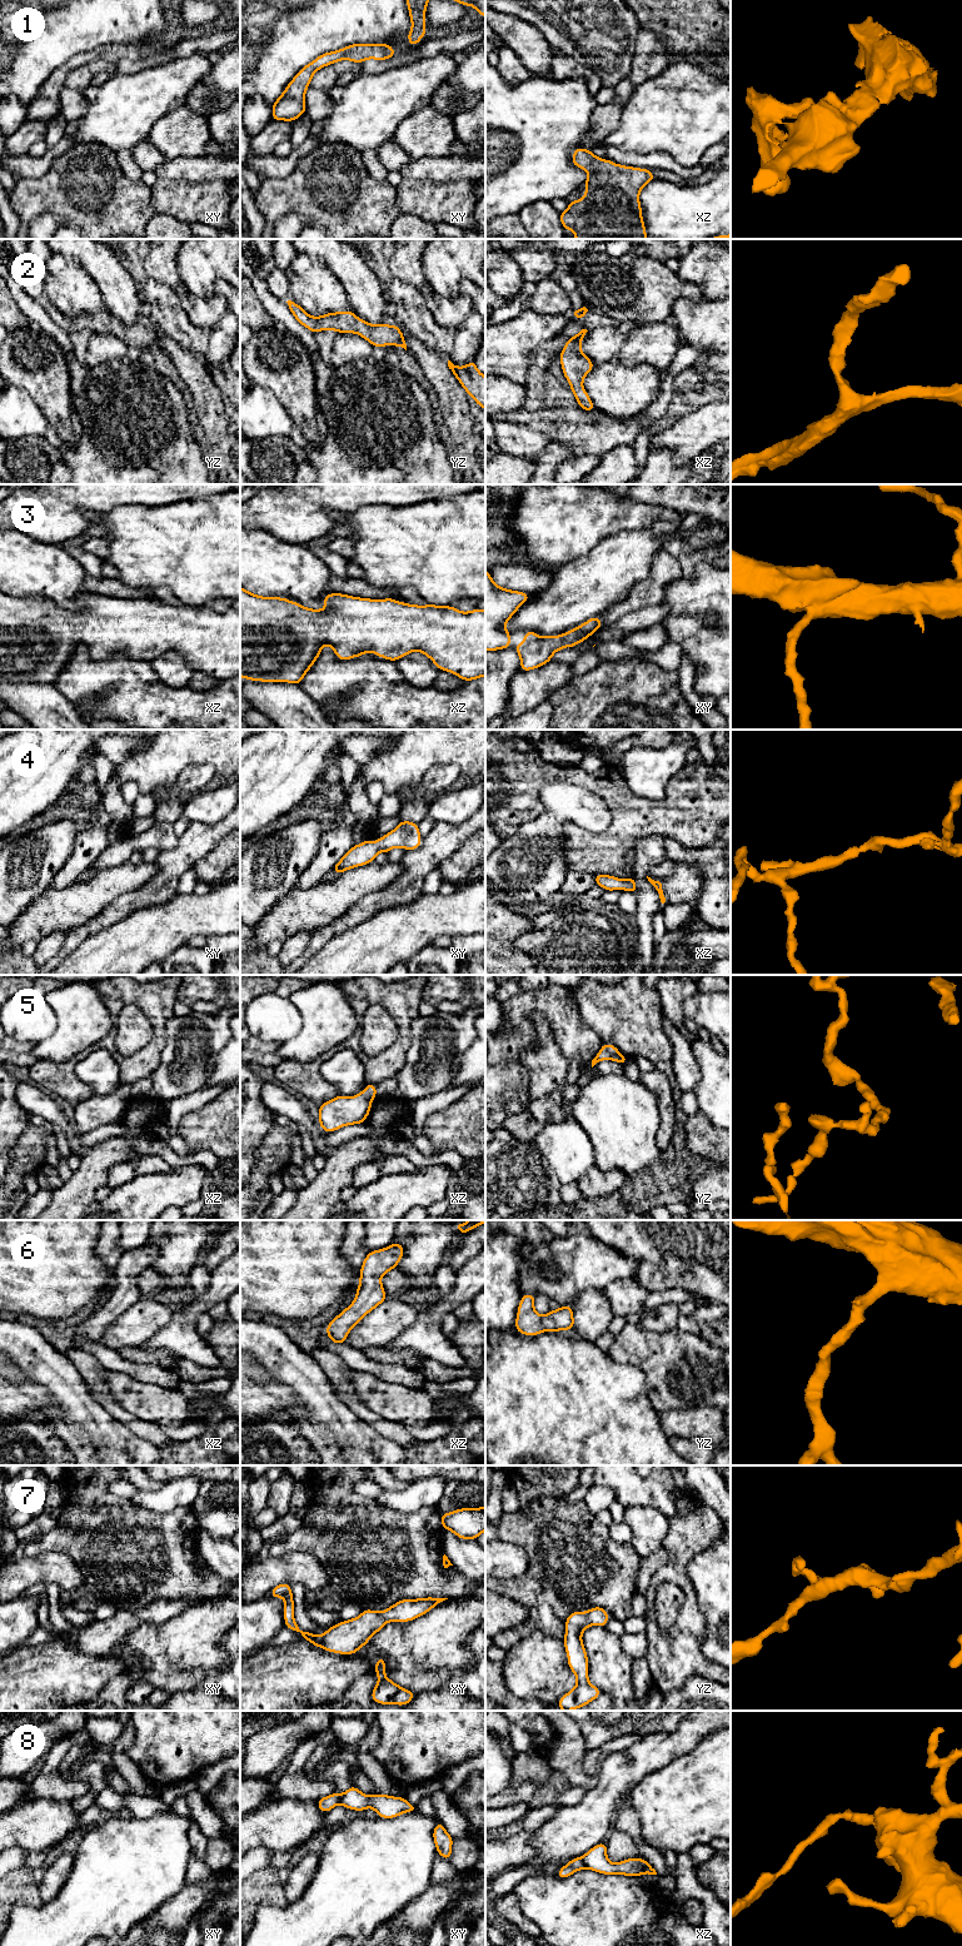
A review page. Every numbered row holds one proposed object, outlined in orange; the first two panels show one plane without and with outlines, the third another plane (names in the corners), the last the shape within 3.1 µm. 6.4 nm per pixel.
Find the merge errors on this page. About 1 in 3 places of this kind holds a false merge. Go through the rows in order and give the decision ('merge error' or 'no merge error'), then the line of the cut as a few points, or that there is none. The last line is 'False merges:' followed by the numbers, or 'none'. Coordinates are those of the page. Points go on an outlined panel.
1: no merge error; cut none
2: no merge error; cut none
3: no merge error; cut none
4: no merge error; cut none
5: no merge error; cut none
6: no merge error; cut none
7: no merge error; cut none
8: merge error; cut xz (581, 1857), (586, 1867)
False merges: 8

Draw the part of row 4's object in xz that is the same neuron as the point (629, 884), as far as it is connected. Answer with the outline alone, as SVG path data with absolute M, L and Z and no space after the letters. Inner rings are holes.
M594 875L595 885L602 886L605 891L613 890L628 890L633 894L637 892L637 882L633 877L627 880L620 880L609 875Z

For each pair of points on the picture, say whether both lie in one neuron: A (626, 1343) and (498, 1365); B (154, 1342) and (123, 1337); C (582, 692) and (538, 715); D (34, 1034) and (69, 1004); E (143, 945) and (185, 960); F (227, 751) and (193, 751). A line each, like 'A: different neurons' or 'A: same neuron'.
A: different neurons
B: different neurons
C: different neurons
D: different neurons
E: different neurons
F: same neuron

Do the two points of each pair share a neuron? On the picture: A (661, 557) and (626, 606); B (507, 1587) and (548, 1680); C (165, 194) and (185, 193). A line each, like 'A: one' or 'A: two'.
A: one
B: two
C: one

